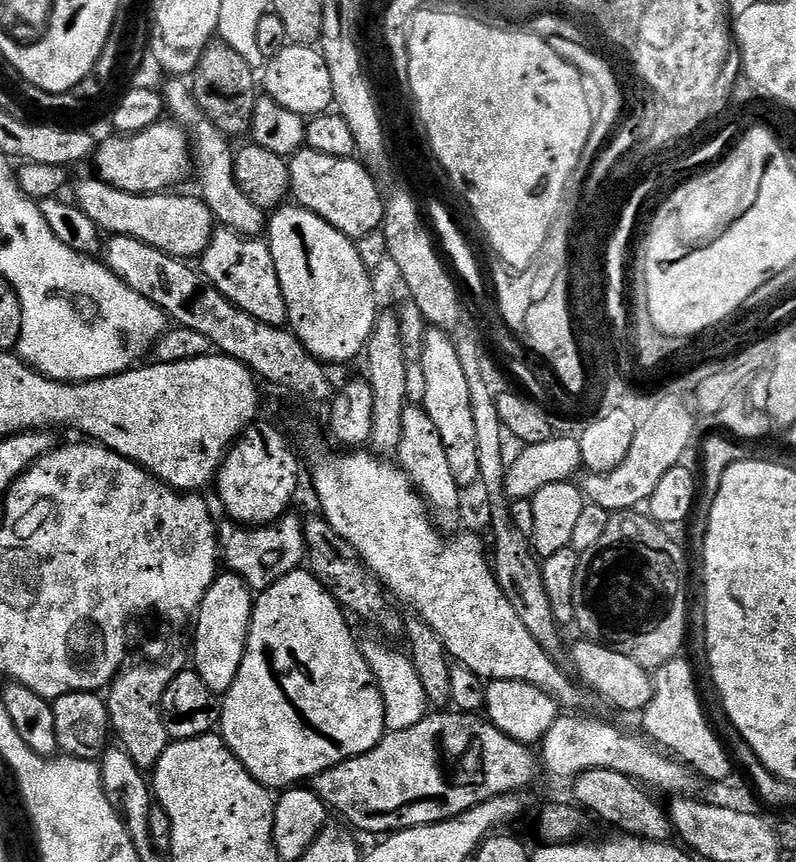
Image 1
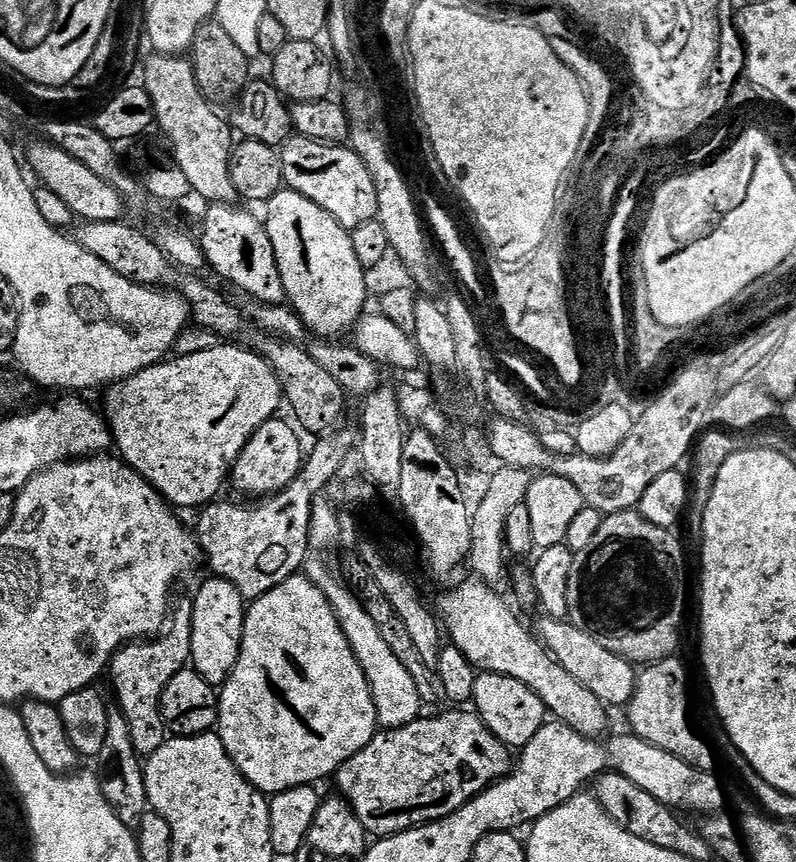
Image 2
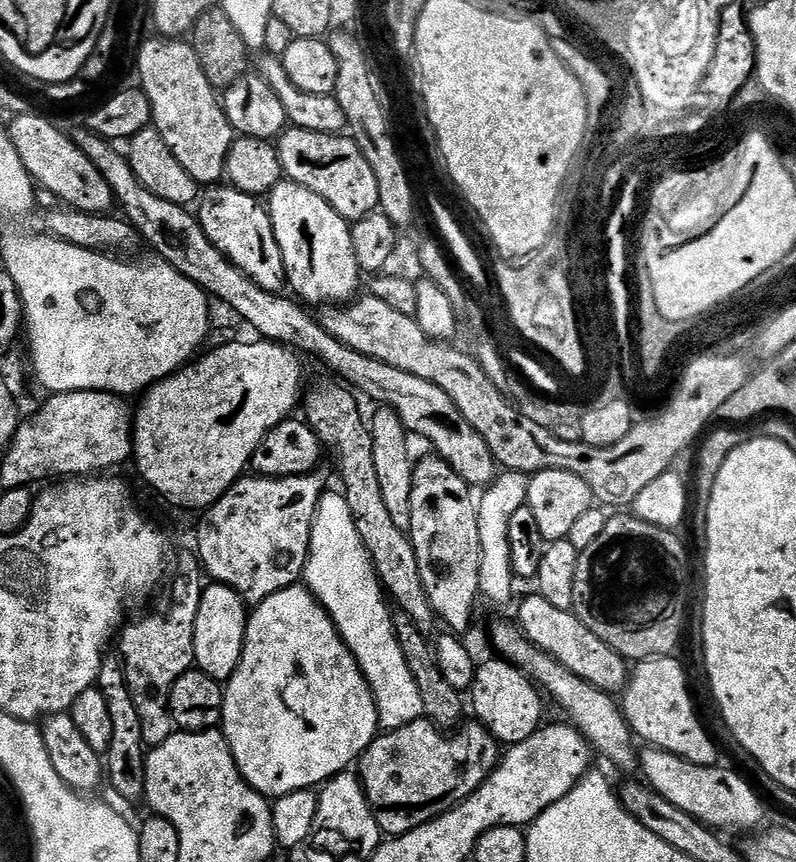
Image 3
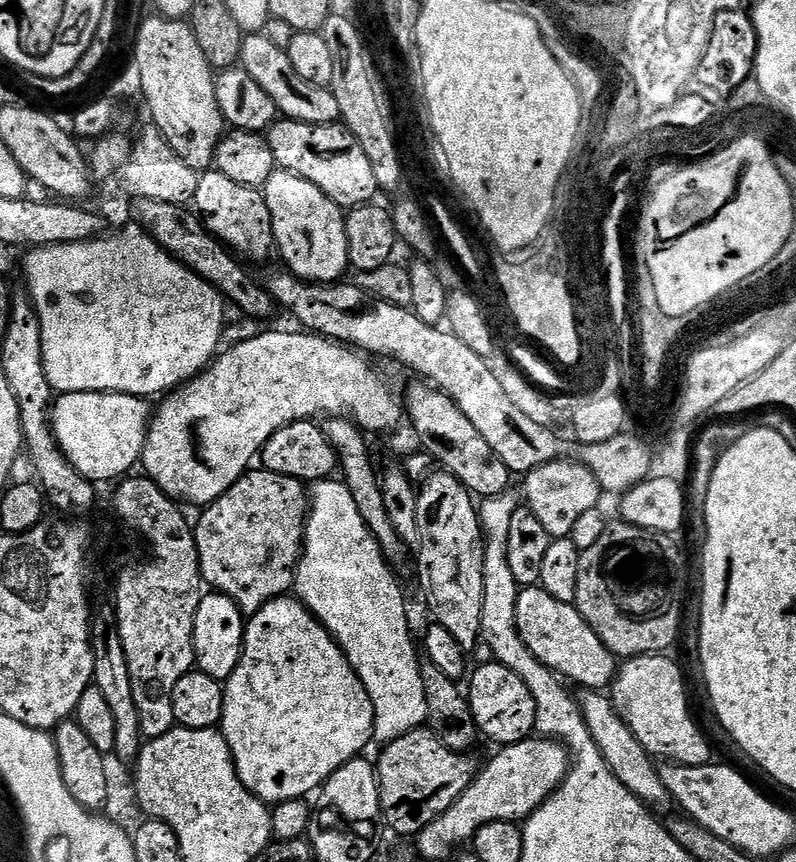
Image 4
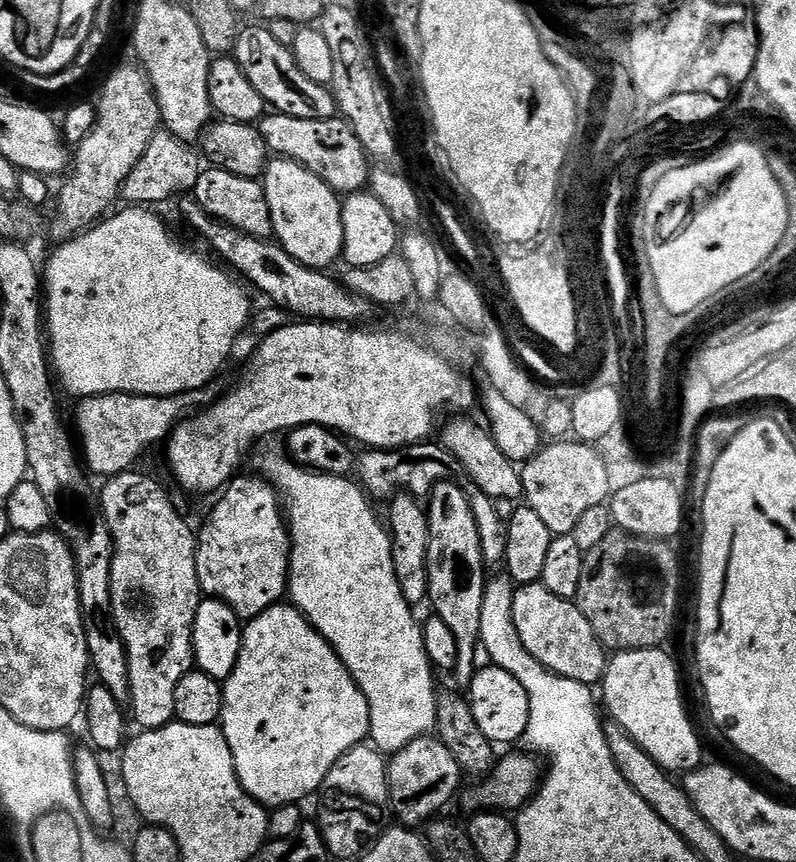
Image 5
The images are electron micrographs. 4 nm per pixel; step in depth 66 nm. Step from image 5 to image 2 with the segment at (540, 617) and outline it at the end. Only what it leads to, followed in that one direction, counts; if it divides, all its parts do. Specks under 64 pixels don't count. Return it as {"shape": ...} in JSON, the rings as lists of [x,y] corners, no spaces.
{"shape":[[[544,618],[541,621],[540,632],[538,631],[540,643],[562,666],[566,666],[566,670],[570,670],[570,674],[574,674],[574,678],[578,678],[578,682],[582,682],[582,686],[598,694],[598,698],[606,705],[631,704],[638,681],[638,672],[632,661],[623,660],[618,654],[606,650],[606,646],[598,646],[594,637],[568,620]]]}

